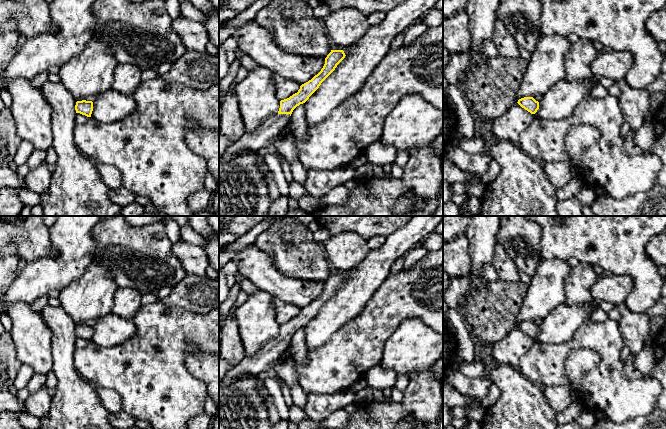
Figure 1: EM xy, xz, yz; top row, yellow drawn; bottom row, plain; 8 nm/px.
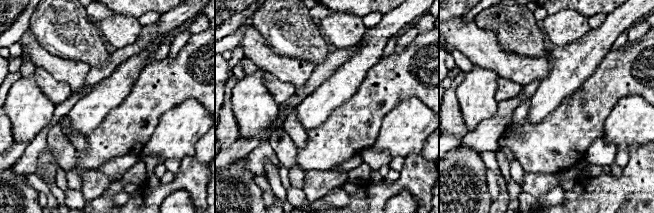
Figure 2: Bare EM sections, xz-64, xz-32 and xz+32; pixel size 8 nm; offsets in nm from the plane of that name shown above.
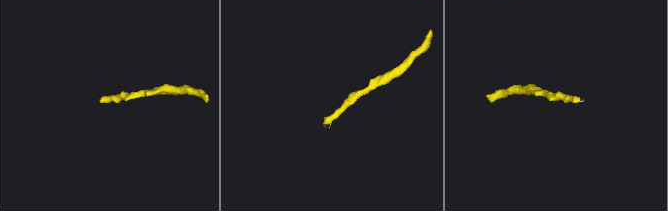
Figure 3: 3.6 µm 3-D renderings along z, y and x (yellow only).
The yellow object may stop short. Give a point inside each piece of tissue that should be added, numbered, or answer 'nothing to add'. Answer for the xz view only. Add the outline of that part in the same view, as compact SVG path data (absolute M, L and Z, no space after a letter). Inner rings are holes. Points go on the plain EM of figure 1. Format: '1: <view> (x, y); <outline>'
1: xz (266, 358); M277 338L265 344L256 355L246 356L229 370L220 384L226 386L241 376L257 375L274 369L279 357L287 352L289 344L290 338Z

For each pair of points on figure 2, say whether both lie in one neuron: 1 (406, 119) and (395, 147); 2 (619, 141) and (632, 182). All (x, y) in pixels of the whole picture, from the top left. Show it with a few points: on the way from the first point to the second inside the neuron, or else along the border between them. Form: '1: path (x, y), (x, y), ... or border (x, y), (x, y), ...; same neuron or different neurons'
1: path (406, 126), (397, 140); same neuron
2: border (643, 143), (629, 147); different neurons

